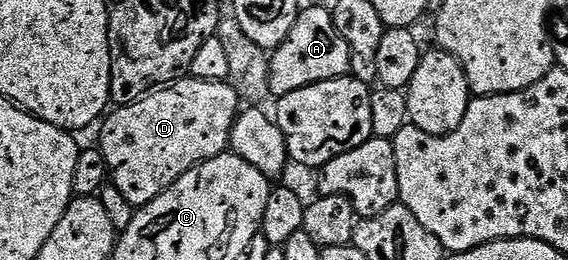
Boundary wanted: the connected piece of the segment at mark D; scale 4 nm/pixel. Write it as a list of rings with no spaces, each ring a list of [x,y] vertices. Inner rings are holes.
[[[193,77],[176,79],[143,95],[134,103],[115,106],[100,123],[100,150],[106,162],[109,182],[114,183],[120,193],[124,193],[125,199],[135,209],[148,205],[198,163],[221,155],[229,148],[232,125],[239,110],[240,100],[229,82],[217,83]]]

